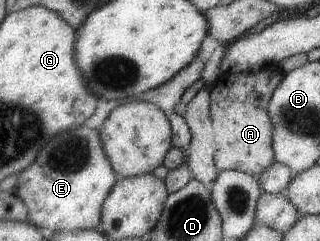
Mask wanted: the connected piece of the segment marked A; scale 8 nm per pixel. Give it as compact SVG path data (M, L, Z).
M269 65L256 71L230 74L225 82L213 84L210 90L210 113L216 134L214 157L218 171L231 169L257 177L276 161L268 104L274 88L284 76L279 66Z

